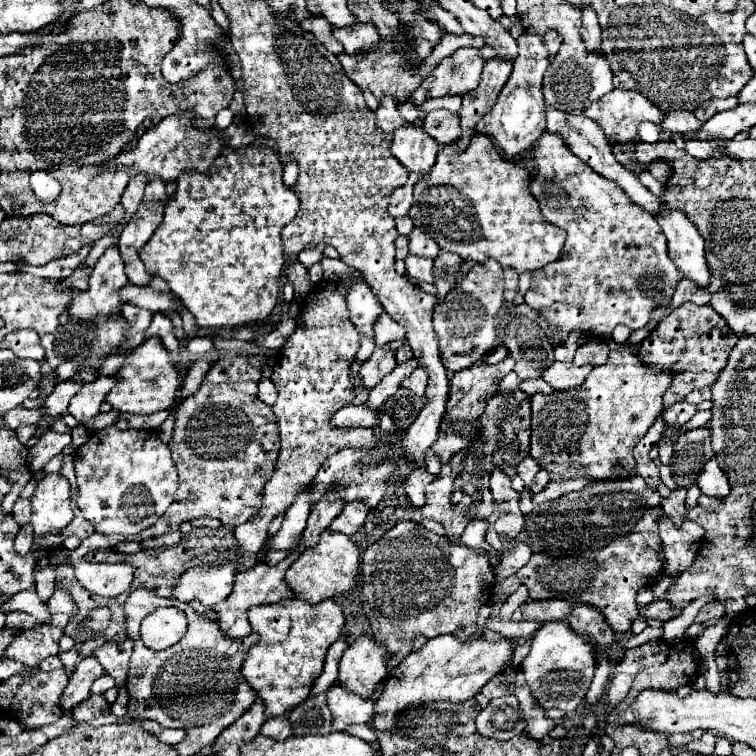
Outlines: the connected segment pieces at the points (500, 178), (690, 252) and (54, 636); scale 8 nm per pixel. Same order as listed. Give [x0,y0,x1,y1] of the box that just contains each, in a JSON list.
[[408,136,566,274],[656,200,710,288],[4,624,64,666]]

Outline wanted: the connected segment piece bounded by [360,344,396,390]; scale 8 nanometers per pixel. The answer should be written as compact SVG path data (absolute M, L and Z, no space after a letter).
M382 344L382 346L376 346L372 356L368 358L366 364L362 364L362 370L360 370L360 376L362 376L362 382L364 382L364 388L372 388L376 386L386 374L390 374L396 366L396 354L394 350L388 348L388 344Z

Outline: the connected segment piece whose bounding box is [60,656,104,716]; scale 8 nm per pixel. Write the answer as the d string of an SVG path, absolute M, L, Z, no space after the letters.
M94 656L82 658L80 664L74 668L74 674L70 676L68 686L64 688L62 696L60 696L60 708L66 716L72 714L72 708L76 704L80 704L82 700L86 700L90 696L90 686L96 678L100 678L104 674L100 662Z

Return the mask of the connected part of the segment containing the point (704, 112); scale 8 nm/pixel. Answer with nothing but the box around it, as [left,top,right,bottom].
[694,96,738,122]

